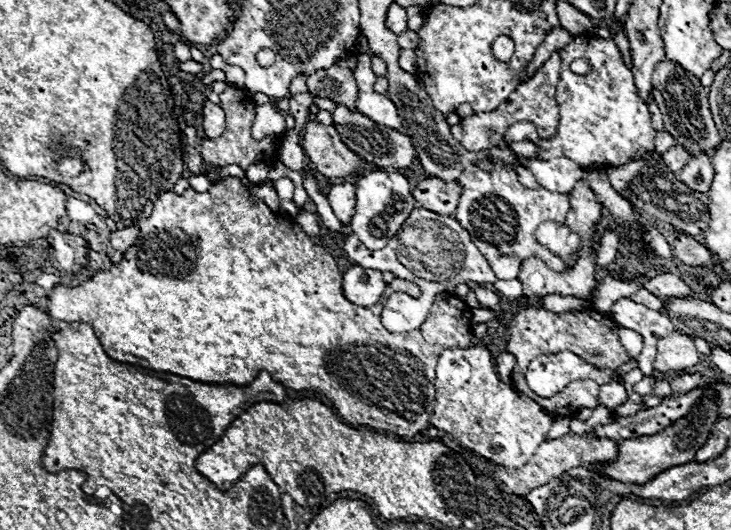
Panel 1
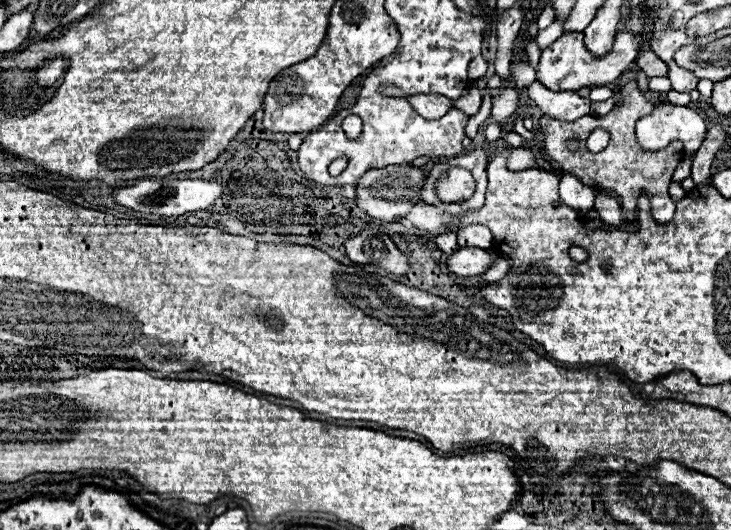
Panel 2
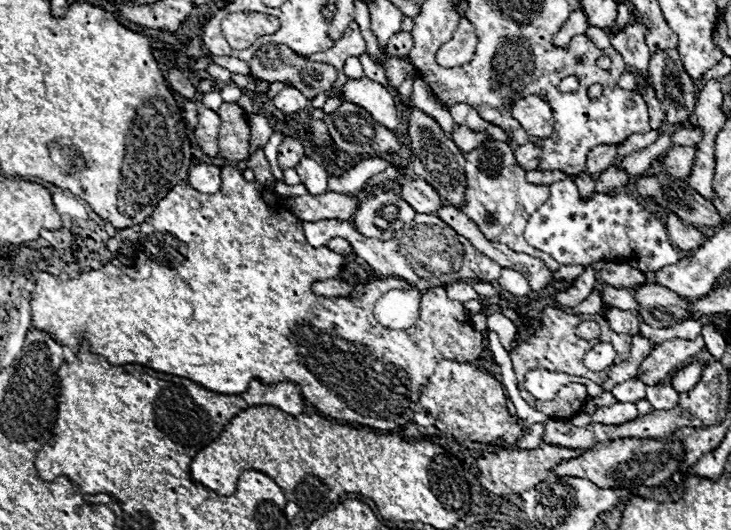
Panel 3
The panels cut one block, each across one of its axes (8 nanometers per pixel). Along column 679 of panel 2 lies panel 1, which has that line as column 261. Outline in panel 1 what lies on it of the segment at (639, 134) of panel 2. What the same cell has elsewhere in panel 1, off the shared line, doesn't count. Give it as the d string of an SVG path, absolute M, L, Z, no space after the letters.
M262 104L256 108L256 120L252 124L252 138L264 140L268 134L280 134L286 130L286 120L274 104Z

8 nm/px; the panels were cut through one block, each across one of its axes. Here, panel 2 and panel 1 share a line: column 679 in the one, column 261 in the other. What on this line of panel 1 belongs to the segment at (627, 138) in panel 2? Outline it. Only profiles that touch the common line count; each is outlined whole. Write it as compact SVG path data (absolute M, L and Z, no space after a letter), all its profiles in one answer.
M228 86L222 94L219 95L220 106L226 114L226 126L224 132L218 140L210 140L205 135L200 140L200 152L204 158L204 164L208 166L226 166L226 164L238 164L242 168L248 168L252 164L274 164L274 158L278 154L280 142L284 134L272 134L262 141L252 140L250 138L250 128L254 122L254 114L256 114L256 104L252 100L252 94L248 94L244 88L234 88Z

